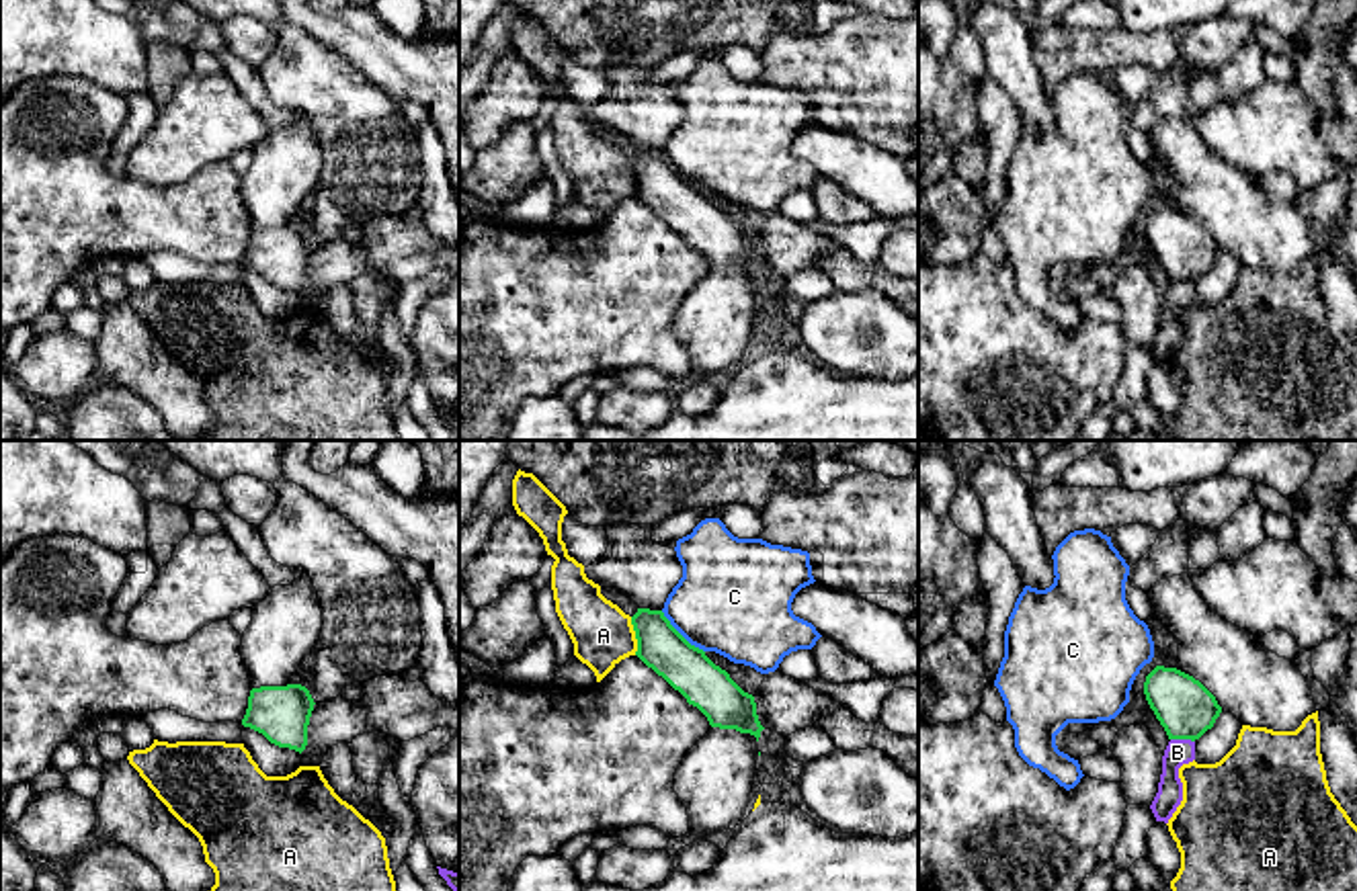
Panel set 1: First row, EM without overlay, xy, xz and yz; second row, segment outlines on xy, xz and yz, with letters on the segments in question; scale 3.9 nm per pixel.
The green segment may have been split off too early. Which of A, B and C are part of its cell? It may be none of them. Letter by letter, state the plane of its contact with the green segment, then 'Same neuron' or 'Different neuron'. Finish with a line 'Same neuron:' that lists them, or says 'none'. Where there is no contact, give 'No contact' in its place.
A: Touches green in xz. Different neuron
B: Touches green in yz. Different neuron
C: Touches green in xz. Different neuron
Same neuron: none

